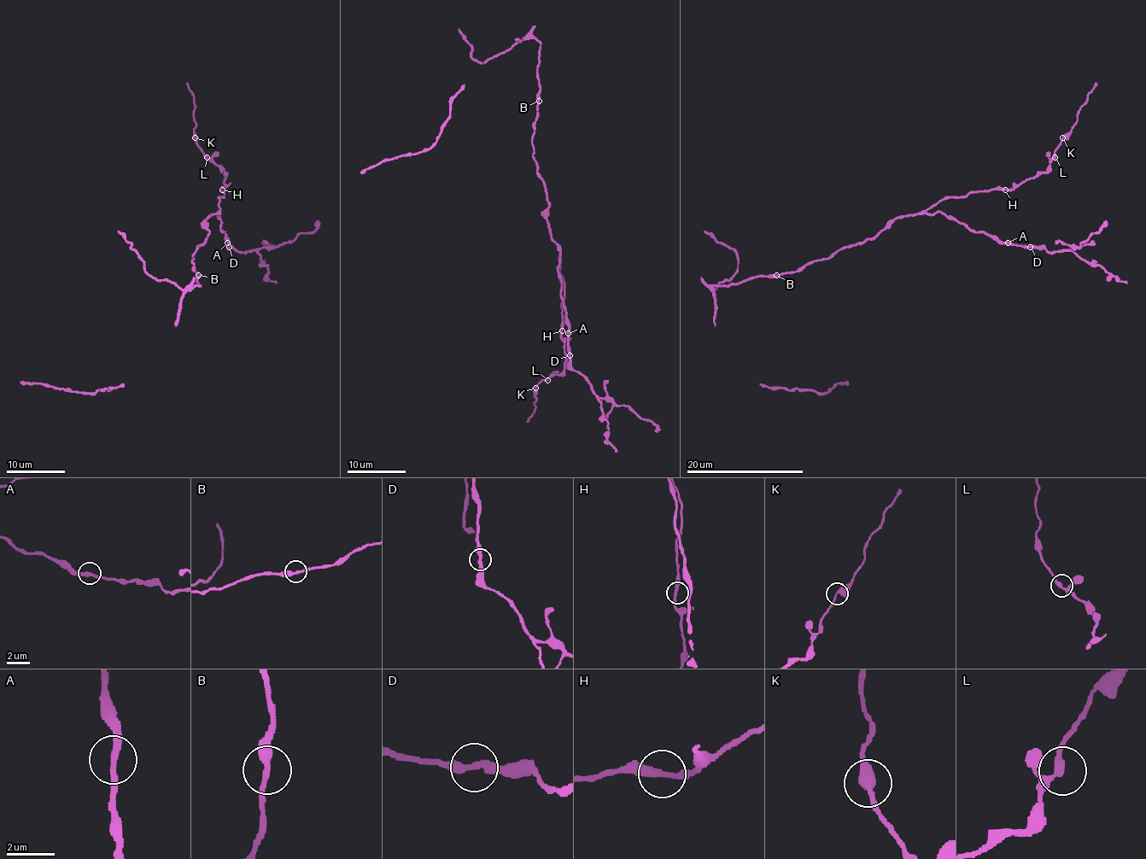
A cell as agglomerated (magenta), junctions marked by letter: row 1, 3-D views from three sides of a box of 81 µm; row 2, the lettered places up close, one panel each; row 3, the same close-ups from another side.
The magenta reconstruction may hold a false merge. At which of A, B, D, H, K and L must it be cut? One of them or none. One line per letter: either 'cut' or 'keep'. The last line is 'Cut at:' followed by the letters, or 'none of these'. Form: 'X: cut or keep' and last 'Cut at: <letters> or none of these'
A: keep
B: keep
D: keep
H: keep
K: keep
L: keep
Cut at: none of these

